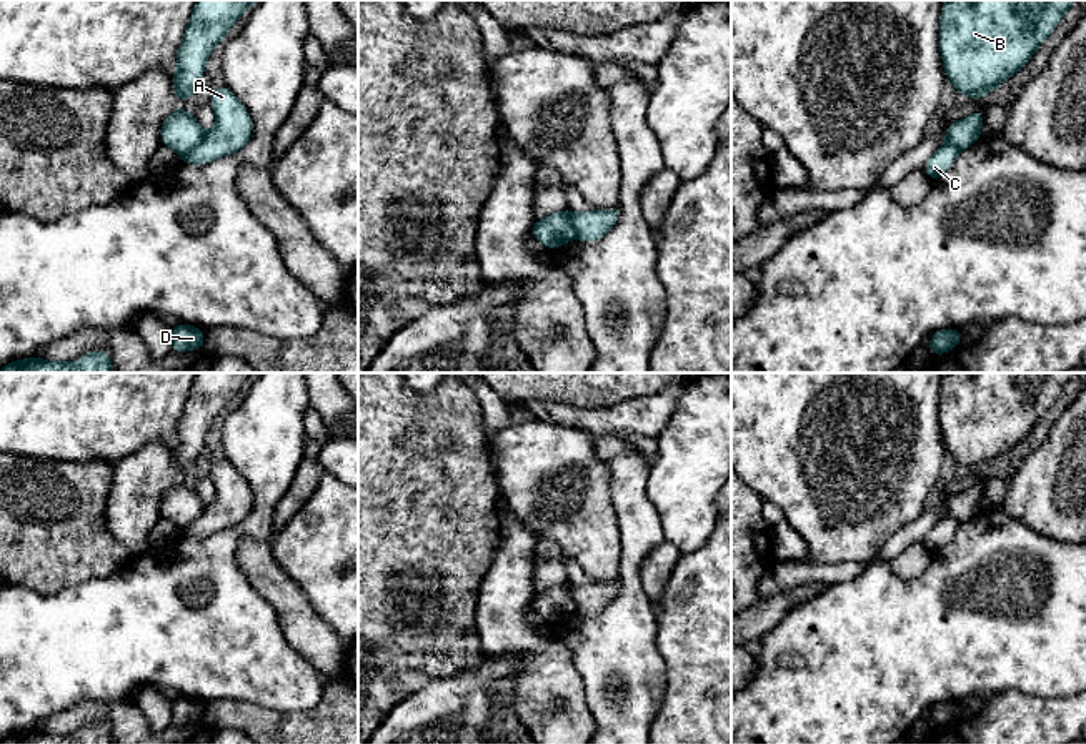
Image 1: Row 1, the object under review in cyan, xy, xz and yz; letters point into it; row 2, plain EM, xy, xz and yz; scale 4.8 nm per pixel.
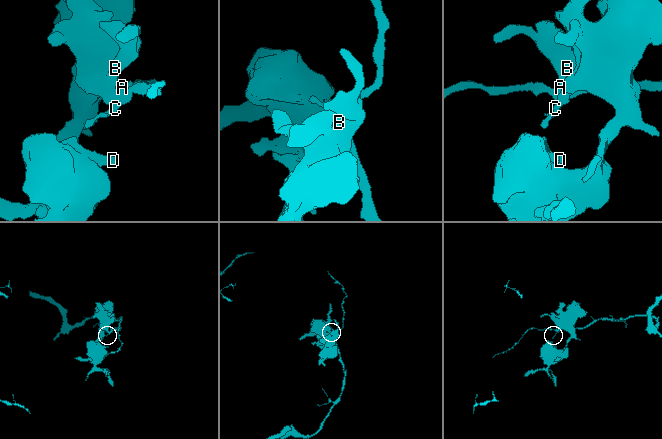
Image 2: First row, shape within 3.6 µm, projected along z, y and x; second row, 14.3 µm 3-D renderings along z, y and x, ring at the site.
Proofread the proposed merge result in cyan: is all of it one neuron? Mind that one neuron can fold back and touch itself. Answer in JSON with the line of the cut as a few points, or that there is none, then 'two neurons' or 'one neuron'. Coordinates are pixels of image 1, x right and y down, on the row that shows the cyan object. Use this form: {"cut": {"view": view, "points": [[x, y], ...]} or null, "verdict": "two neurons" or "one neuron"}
{"cut": {"view": "xy", "points": [[207, 135], [180, 157]]}, "verdict": "two neurons"}

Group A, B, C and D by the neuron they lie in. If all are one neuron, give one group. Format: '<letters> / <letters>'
A C / B D

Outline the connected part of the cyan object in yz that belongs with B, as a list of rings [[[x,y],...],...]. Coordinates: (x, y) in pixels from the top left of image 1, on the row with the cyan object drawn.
[[[946,0],[939,53],[953,88],[986,98],[1036,53],[1076,0]]]

